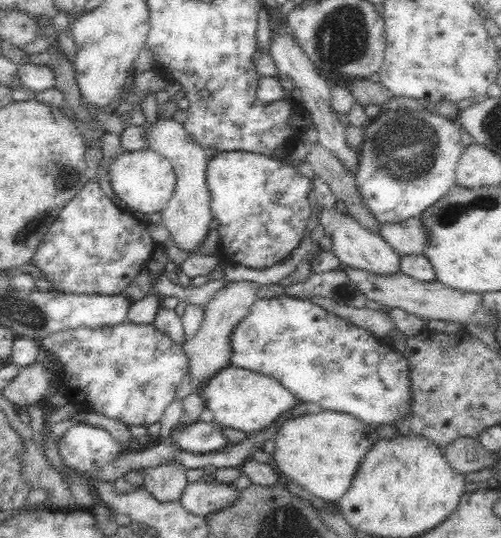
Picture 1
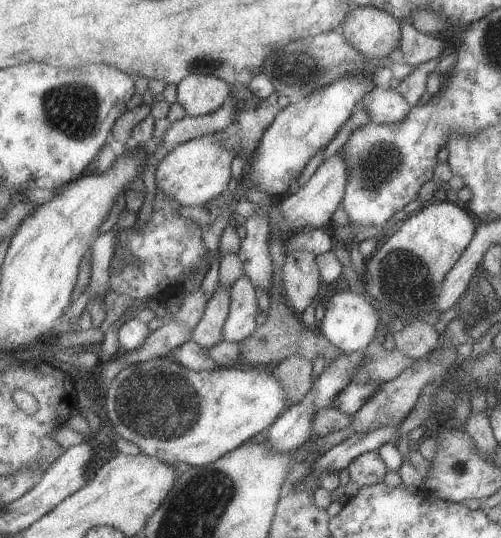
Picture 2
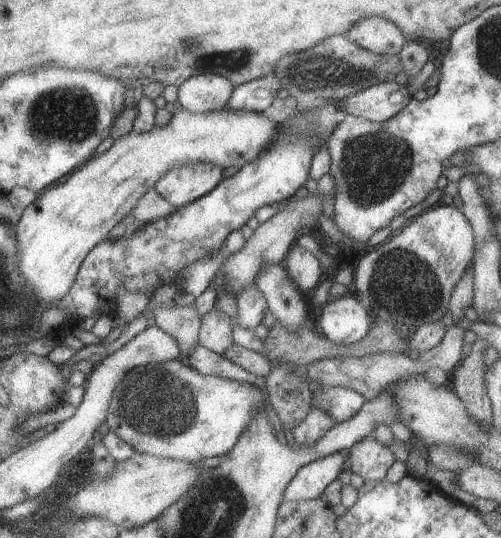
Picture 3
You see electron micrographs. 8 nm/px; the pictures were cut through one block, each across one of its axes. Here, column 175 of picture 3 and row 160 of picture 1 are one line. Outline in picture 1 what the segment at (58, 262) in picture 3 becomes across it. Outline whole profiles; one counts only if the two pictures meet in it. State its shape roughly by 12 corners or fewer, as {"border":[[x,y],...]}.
{"border":[[150,149],[107,165],[123,209],[154,218],[176,188],[171,162]]}

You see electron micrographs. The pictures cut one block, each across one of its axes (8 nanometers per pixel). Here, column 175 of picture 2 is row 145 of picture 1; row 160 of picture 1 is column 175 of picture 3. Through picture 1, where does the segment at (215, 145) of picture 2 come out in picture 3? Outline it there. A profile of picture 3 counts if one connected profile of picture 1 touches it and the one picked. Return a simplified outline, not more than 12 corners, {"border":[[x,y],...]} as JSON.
{"border":[[193,163],[170,170],[154,189],[179,208],[219,184],[223,169]]}

